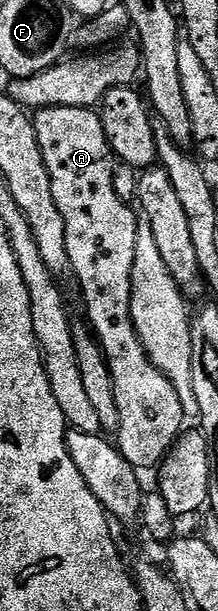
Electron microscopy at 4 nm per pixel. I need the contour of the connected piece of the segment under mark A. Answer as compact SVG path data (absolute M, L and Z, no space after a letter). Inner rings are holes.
M44 106L42 110L36 111L32 115L32 125L35 130L35 136L38 140L38 150L41 153L43 164L47 170L47 176L51 182L51 196L55 202L55 208L58 209L59 216L65 222L65 240L67 246L67 256L71 260L71 268L75 268L75 276L81 285L80 301L85 301L85 314L87 325L93 332L93 337L101 346L101 352L105 356L105 363L109 369L111 384L115 398L115 405L118 409L119 422L115 431L115 445L121 451L121 455L125 457L130 464L138 471L144 472L152 468L157 468L165 458L165 454L172 448L173 442L179 433L183 430L181 421L187 418L183 404L179 404L179 392L175 392L175 388L171 388L171 382L153 364L149 362L143 344L139 340L139 336L133 331L133 321L131 320L131 288L133 287L133 264L135 262L135 236L137 235L137 227L139 225L138 215L135 213L132 205L125 206L126 199L117 193L113 185L113 173L115 169L115 159L112 150L109 149L109 141L103 132L103 124L101 123L100 113L96 109L80 106L79 108L67 108L66 106Z

